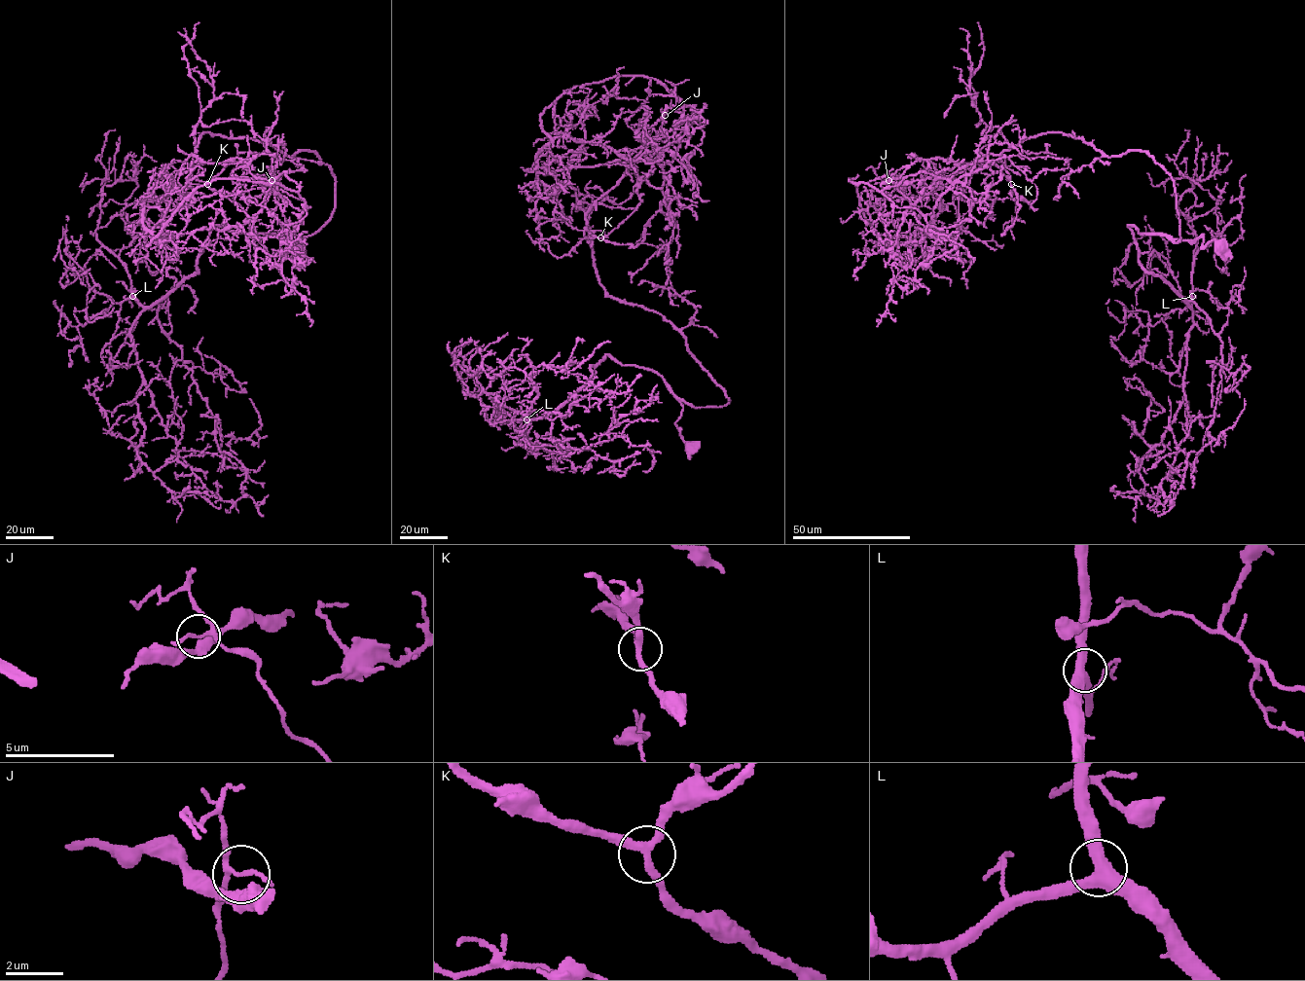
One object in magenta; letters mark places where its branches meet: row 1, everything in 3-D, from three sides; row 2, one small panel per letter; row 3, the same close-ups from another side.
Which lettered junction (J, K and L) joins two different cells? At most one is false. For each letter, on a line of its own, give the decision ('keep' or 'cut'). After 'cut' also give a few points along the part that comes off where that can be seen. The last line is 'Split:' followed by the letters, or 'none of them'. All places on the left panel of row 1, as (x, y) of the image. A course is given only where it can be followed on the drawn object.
J: cut | (271, 180), (258, 204), (256, 178), (277, 177), (240, 229), (282, 268), (309, 326)
K: keep
L: keep
Split: J

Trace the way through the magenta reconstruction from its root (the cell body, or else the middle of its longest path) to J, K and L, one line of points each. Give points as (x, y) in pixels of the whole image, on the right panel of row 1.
J: (1220, 246), (1172, 240), (1175, 181), (1146, 153), (1106, 156), (1058, 132), (971, 163), (917, 160), (888, 180)
K: (1220, 246), (1172, 240), (1175, 181), (1144, 152), (1106, 156), (1041, 133), (1001, 155), (1011, 184)
L: (1220, 246), (1214, 239), (1204, 245), (1201, 236), (1178, 239), (1128, 226), (1141, 266), (1190, 307), (1192, 296)

